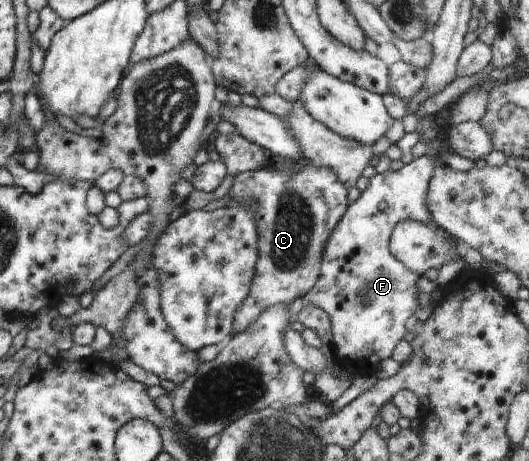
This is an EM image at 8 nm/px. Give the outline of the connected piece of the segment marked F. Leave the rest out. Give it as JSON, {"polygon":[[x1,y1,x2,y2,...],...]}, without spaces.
{"polygon":[[447,147,441,148,438,154,438,157,425,154,405,164,400,170,388,170,369,178,366,190,361,192,353,204,348,205,330,235,321,260,320,276,312,290,303,296,304,306,322,308,328,314,333,334,334,364,353,377,363,374,375,375,380,370,380,362,391,357,392,350,408,333,404,326,406,320,420,307,417,298,420,291,416,288,416,280,420,276,411,272,390,252,389,240,393,228,406,219,414,219,427,225,434,223,427,207,427,194,433,170,437,169,438,165,448,165,459,171,470,170,475,165,475,161,462,158]]}

